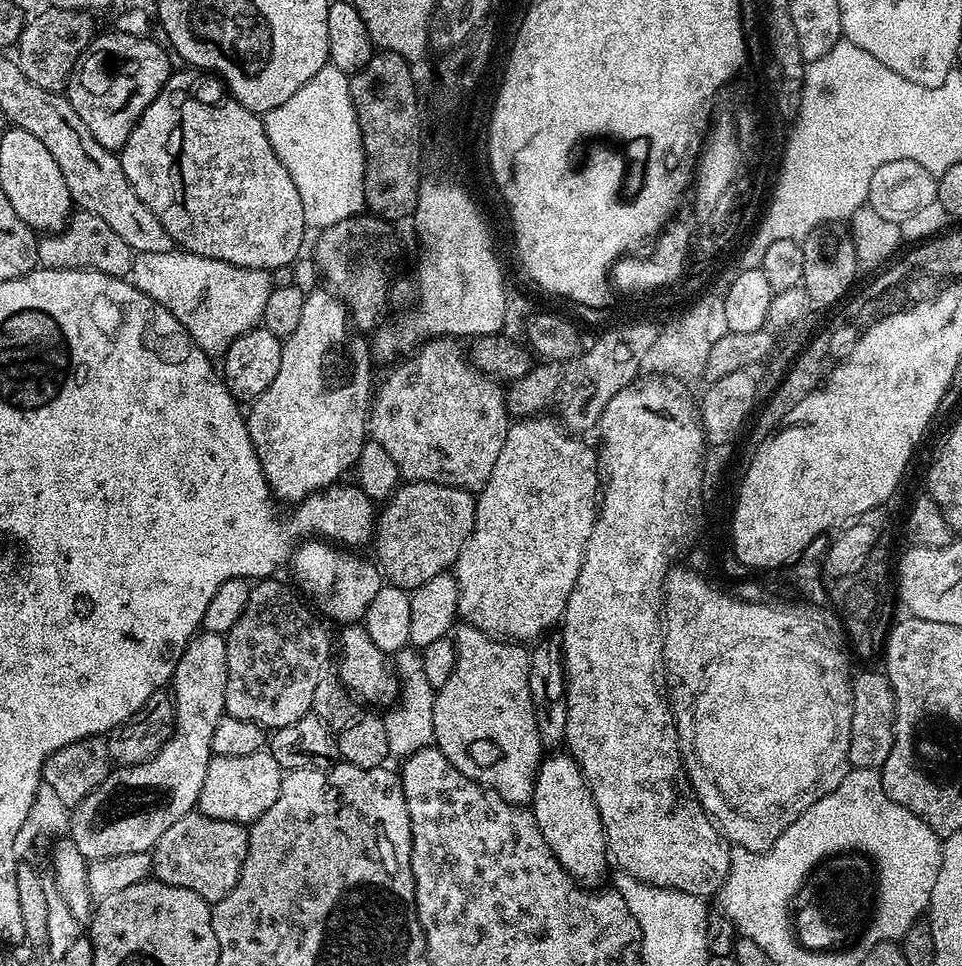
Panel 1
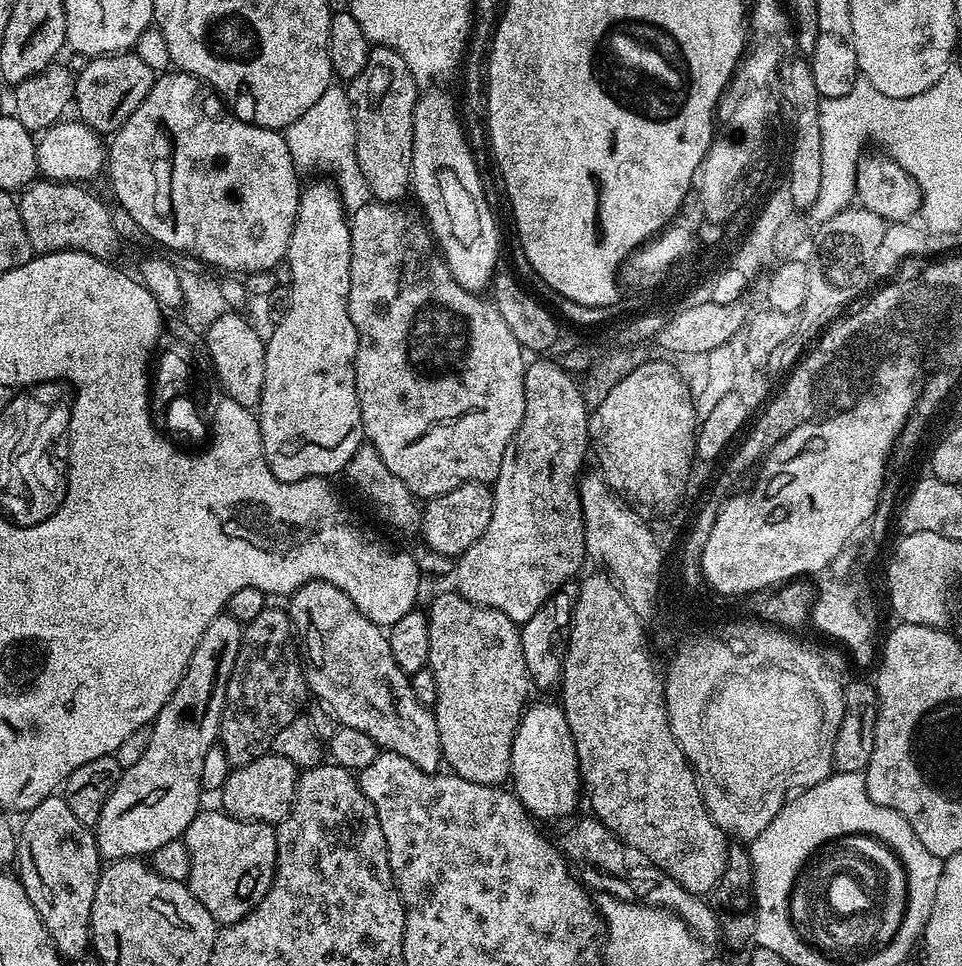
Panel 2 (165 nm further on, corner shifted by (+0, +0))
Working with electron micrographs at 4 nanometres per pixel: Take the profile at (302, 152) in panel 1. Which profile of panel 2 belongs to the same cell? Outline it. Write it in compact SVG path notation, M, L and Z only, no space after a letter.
M333 86L286 129L288 149L297 169L325 168L333 172L334 183L339 191L340 200L349 213L358 211L372 200L372 191L366 186L366 178L362 178L358 158L356 157L356 120L352 116L352 100L348 96L348 88Z

